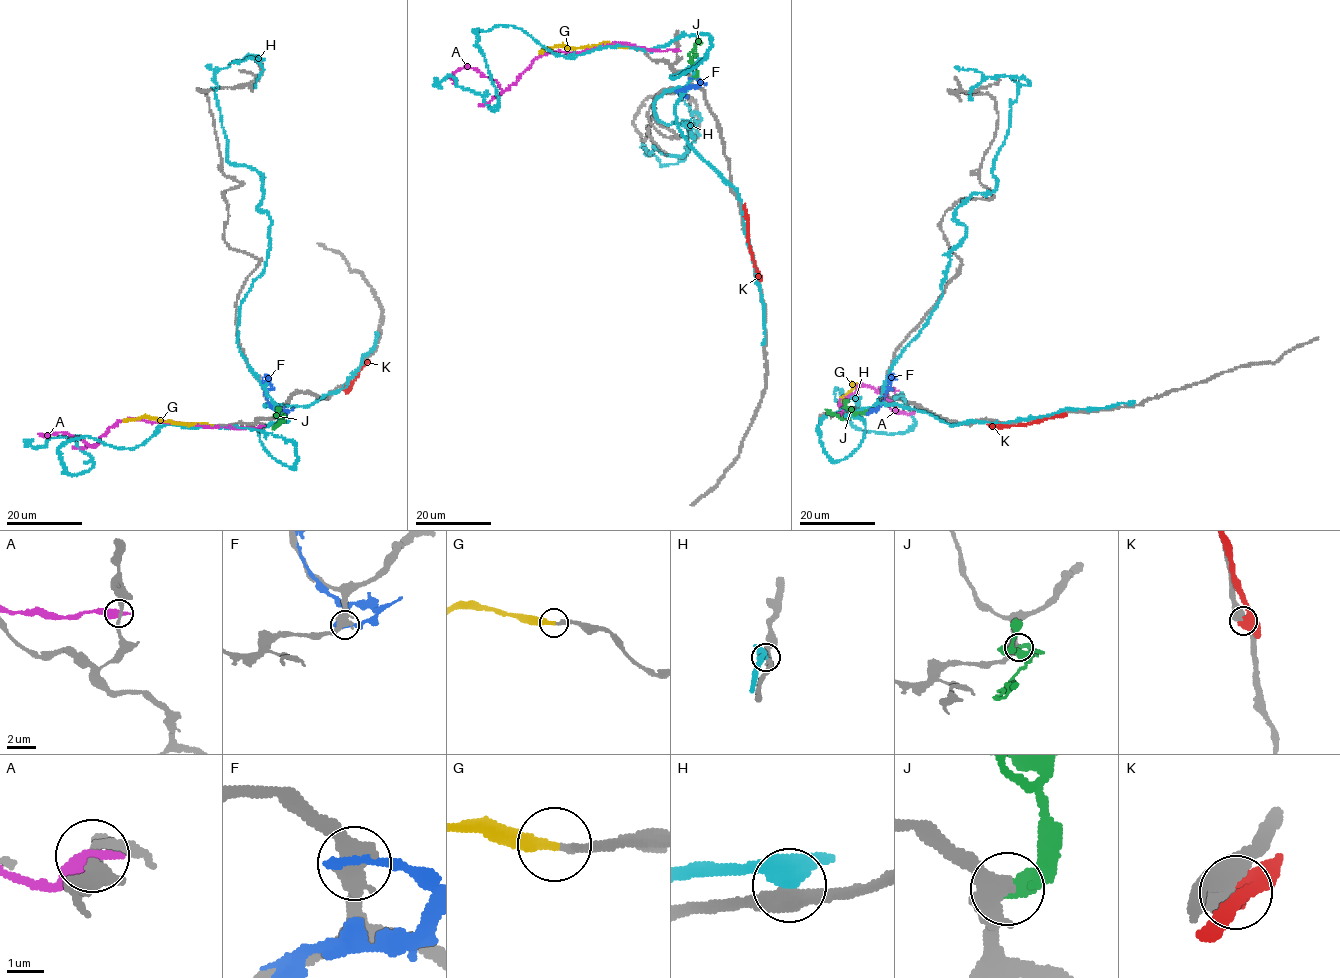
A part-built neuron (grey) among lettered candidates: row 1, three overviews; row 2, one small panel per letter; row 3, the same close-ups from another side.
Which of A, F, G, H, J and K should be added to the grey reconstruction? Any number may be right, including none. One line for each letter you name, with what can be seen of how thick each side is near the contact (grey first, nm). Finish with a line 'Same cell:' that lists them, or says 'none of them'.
G: 240/320 nm
Same cell: G

